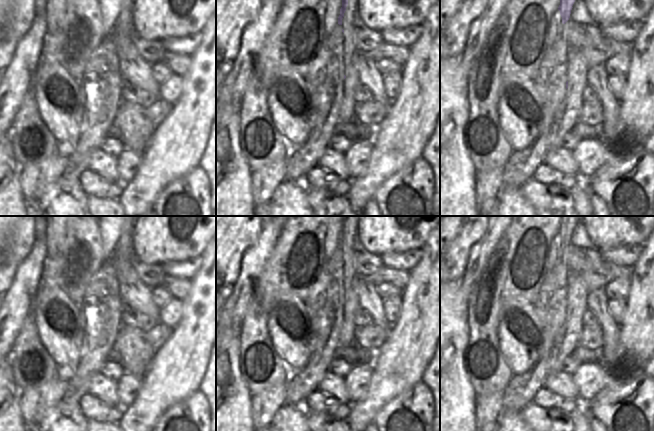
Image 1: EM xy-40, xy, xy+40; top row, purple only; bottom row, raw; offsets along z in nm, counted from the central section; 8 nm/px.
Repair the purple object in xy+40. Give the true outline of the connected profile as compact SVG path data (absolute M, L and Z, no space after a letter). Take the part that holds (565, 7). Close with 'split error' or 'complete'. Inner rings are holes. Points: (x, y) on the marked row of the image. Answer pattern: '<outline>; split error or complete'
M560 0L556 17L550 23L544 57L532 79L546 99L546 129L531 146L519 152L512 152L502 173L505 186L520 188L533 177L536 169L543 163L563 120L568 88L568 44L564 37L564 24L570 18L574 2L575 0Z; split error

